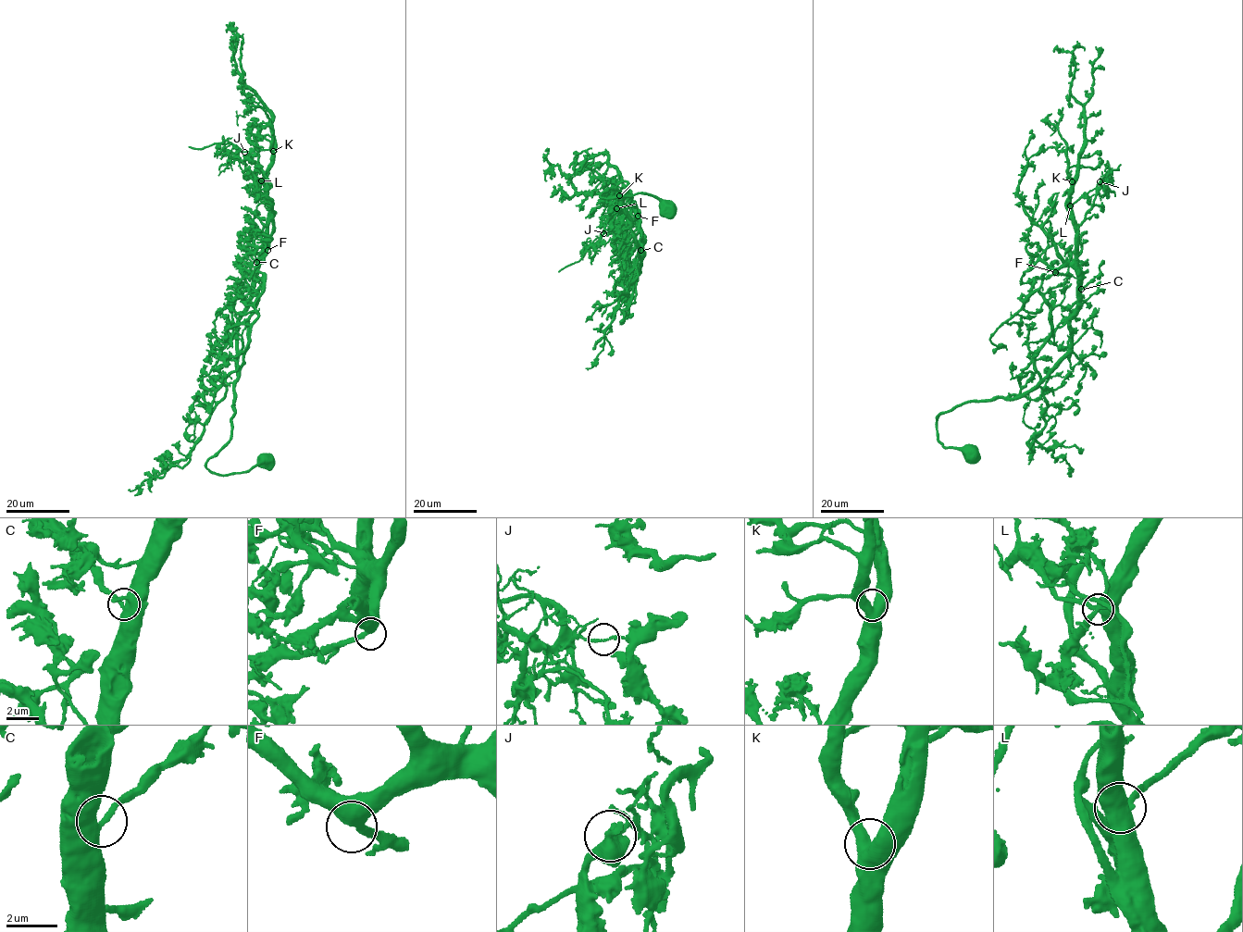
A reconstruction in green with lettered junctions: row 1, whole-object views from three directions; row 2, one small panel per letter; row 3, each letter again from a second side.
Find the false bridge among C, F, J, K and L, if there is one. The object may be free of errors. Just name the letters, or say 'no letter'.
J

